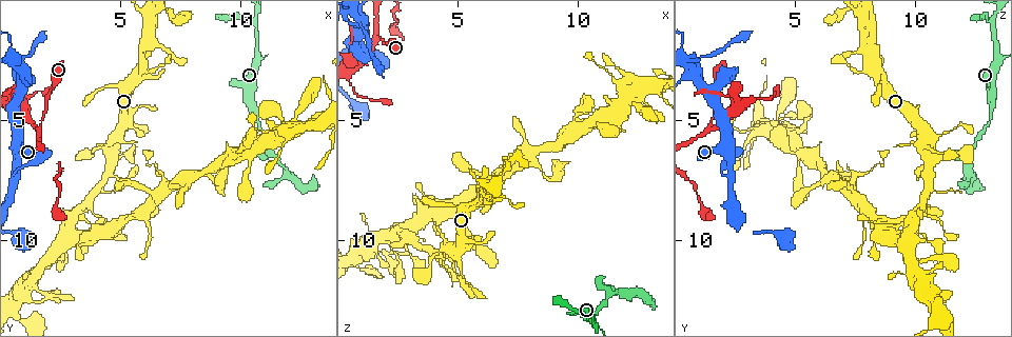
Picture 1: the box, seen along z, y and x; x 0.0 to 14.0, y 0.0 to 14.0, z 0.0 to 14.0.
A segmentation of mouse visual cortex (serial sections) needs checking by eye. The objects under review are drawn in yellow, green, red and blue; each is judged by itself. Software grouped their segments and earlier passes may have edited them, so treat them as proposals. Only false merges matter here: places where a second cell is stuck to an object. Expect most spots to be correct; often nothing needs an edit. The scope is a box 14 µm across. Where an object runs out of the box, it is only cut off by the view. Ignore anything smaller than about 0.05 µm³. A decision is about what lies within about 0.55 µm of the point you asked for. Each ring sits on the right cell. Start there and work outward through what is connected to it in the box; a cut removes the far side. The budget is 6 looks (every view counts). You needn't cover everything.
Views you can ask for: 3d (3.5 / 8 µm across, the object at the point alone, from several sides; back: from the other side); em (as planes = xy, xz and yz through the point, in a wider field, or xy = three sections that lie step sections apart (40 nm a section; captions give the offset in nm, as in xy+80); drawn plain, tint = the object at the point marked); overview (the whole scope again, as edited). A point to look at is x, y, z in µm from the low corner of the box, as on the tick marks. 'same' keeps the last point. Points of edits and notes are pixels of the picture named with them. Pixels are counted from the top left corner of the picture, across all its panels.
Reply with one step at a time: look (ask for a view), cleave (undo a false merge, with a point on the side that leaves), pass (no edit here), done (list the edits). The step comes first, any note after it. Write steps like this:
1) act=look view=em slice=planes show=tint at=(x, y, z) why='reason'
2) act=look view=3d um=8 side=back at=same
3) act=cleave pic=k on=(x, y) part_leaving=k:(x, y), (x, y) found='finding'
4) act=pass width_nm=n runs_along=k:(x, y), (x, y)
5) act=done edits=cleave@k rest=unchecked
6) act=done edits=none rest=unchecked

act=look view=3d um=3.5 at=(1.7, 5.3, 1.5) why='sharp bend'

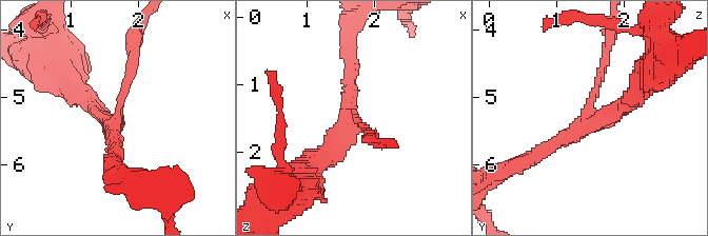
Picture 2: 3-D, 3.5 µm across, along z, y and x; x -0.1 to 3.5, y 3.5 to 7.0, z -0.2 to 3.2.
act=look view=em slice=xy step=3 show=tint at=(1.65, 5.35, 1.50) arms=3 arm_widths_nm=150,200,250 why='need the tissue'

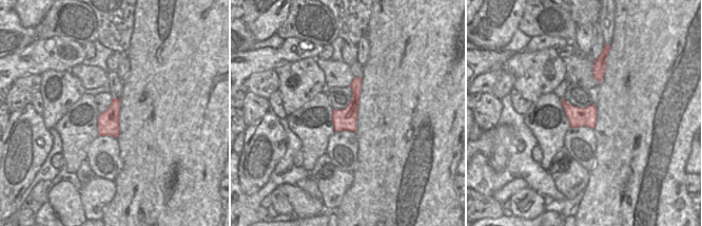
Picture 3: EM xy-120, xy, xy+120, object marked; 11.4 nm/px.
act=pass runs_along=2:(134, 56), (115, 121), (76, 92) found='one cell here'

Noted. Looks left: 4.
act=look view=em slice=planes show=tint at=(6.1, 2.8, 8.2) why='thin neck'

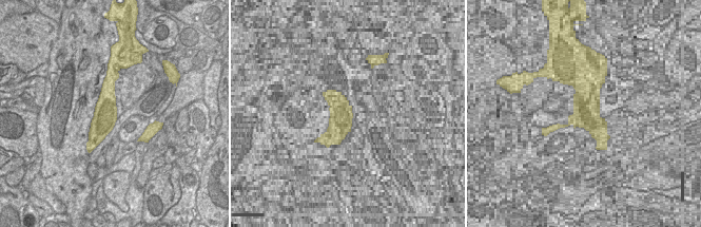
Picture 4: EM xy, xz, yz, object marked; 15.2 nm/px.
act=look view=3d um=3.5 side=back at=same why='see where the arms go'

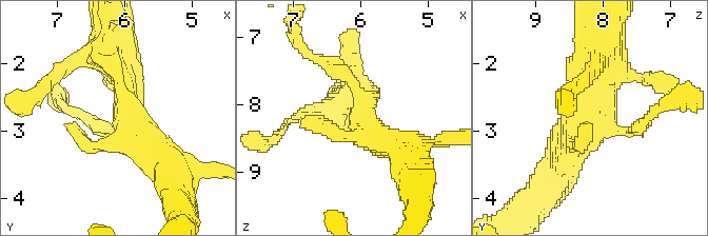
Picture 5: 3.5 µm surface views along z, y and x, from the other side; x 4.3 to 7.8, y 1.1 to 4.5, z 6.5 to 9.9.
act=pass width_nm=360 runs_along=5:(161, 166), (125, 124), (110, 54) found='all the same cell'

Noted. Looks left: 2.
act=look view=3d um=8 at=(12.5, 4.6, 4.5) why='calibre changes'

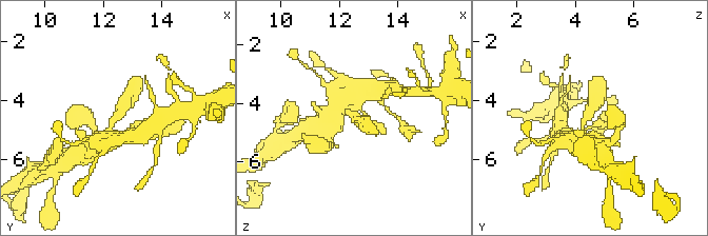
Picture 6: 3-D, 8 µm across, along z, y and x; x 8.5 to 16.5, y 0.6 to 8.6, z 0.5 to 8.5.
act=look view=em slice=planes show=tint at=(12.4, 4.5, 4.4) arm_widths_nm=400,500

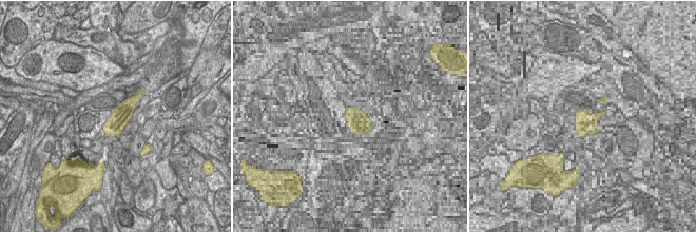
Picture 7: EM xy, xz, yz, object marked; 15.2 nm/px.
act=pass runs_along=6:(100, 141), (132, 93) found='one cell here'

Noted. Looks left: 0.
act=done edits=none rest=unchecked

